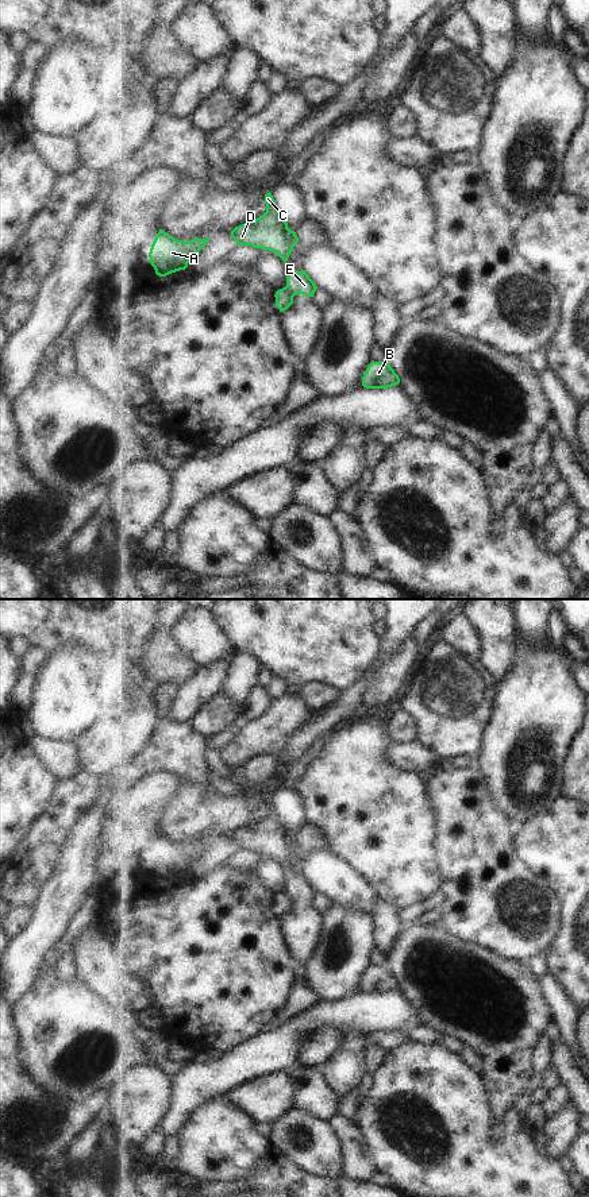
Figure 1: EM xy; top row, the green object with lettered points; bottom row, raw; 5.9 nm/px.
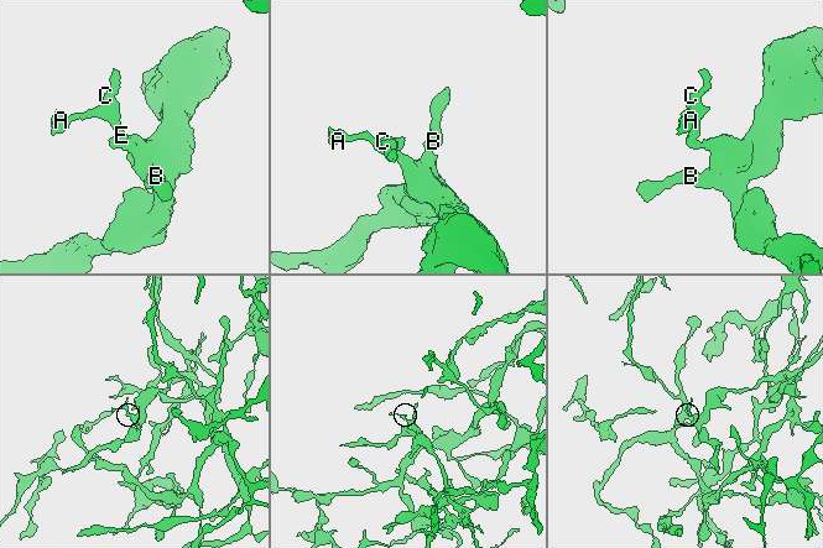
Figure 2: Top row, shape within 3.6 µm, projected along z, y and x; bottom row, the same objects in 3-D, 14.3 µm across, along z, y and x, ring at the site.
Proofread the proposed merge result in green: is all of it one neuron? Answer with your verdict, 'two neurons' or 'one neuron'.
two neurons

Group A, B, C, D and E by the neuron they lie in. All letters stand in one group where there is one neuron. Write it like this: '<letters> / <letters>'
A C D E / B

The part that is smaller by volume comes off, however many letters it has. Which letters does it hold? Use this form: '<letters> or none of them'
A, C, D, E.

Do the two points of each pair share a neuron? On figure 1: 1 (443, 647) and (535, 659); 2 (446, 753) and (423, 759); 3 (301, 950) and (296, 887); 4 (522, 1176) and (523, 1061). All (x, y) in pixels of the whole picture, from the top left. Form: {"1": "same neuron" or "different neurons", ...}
{"1": "different neurons", "2": "different neurons", "3": "same neuron", "4": "different neurons"}

